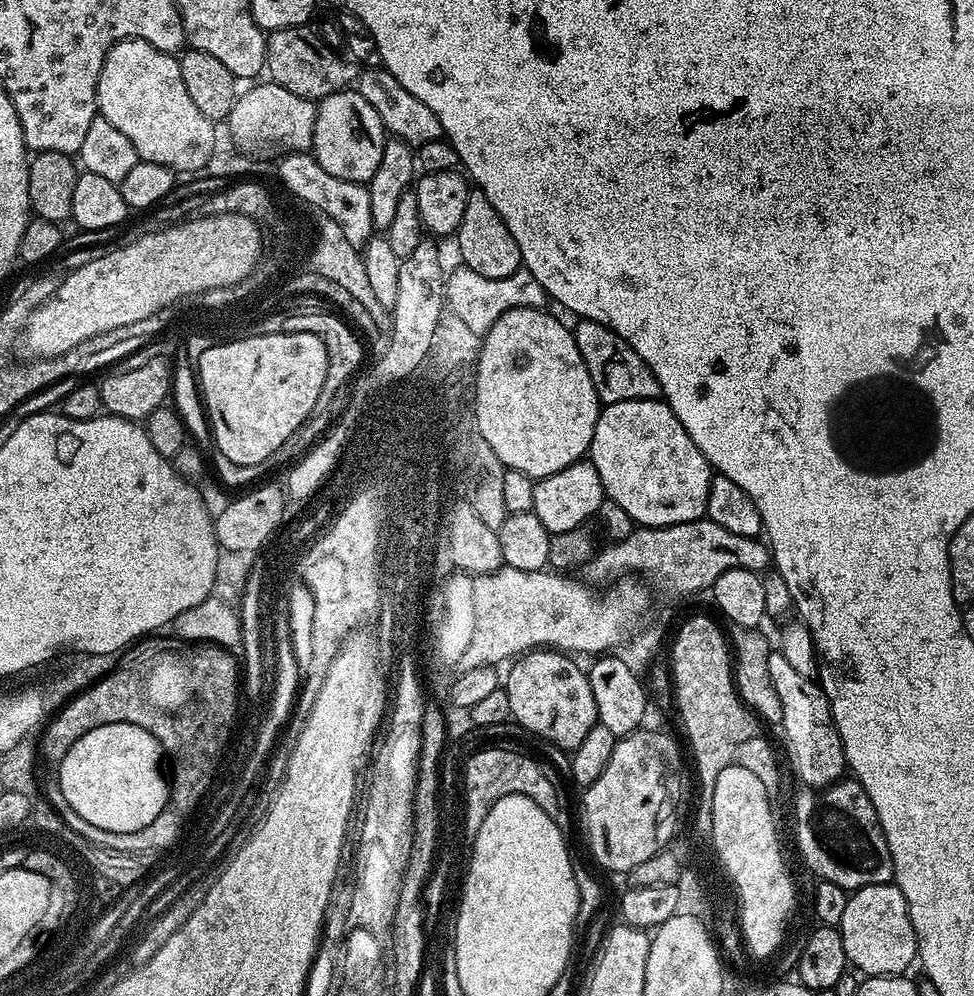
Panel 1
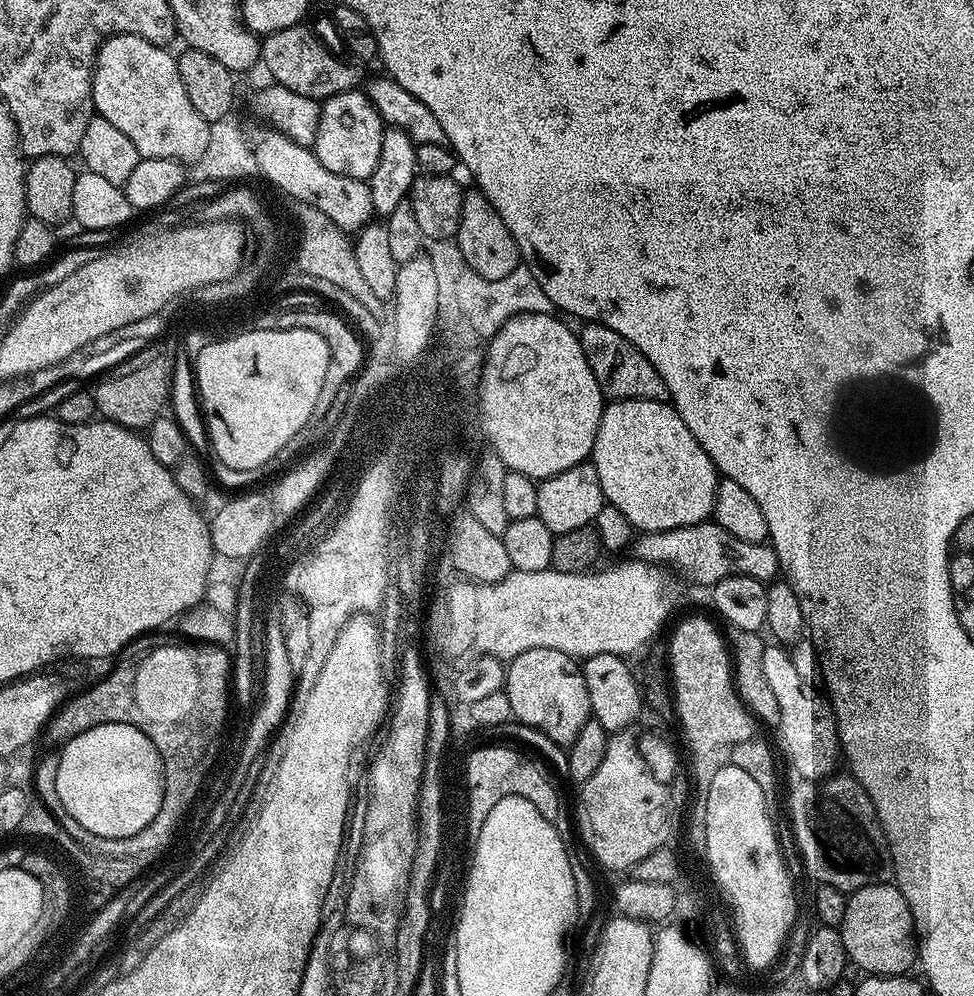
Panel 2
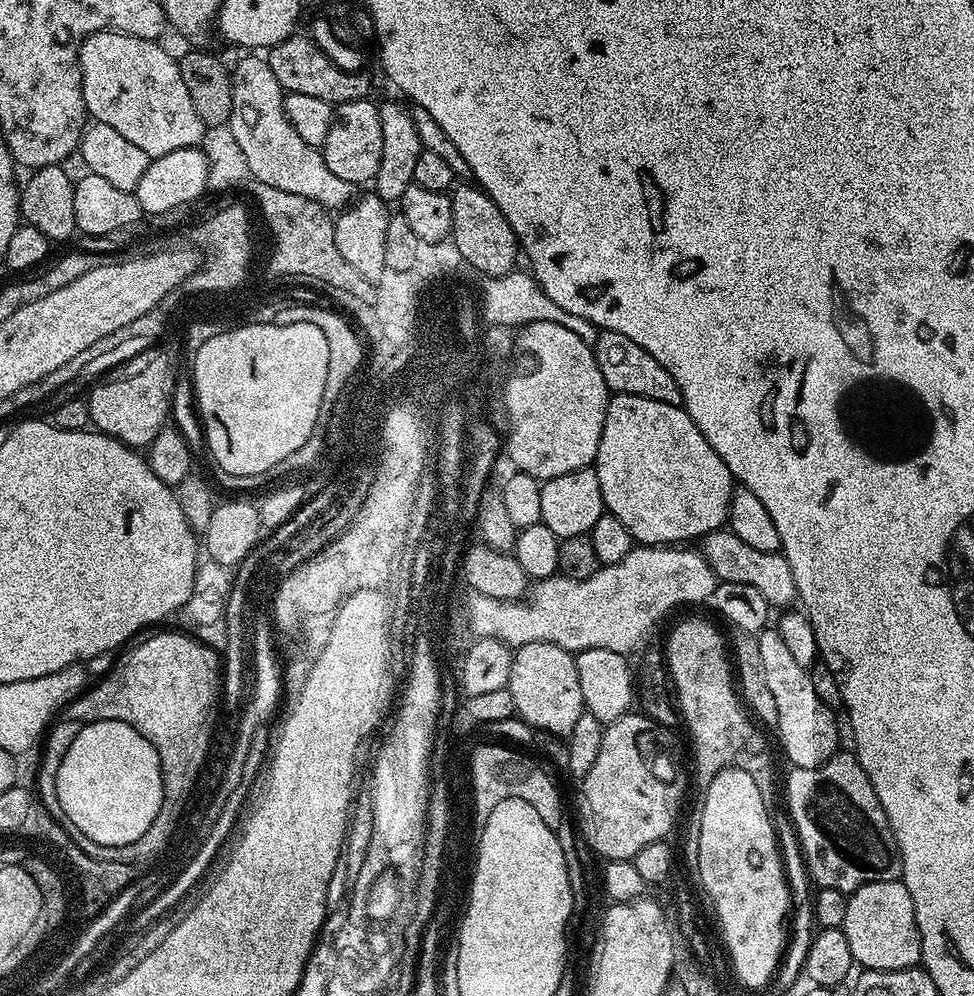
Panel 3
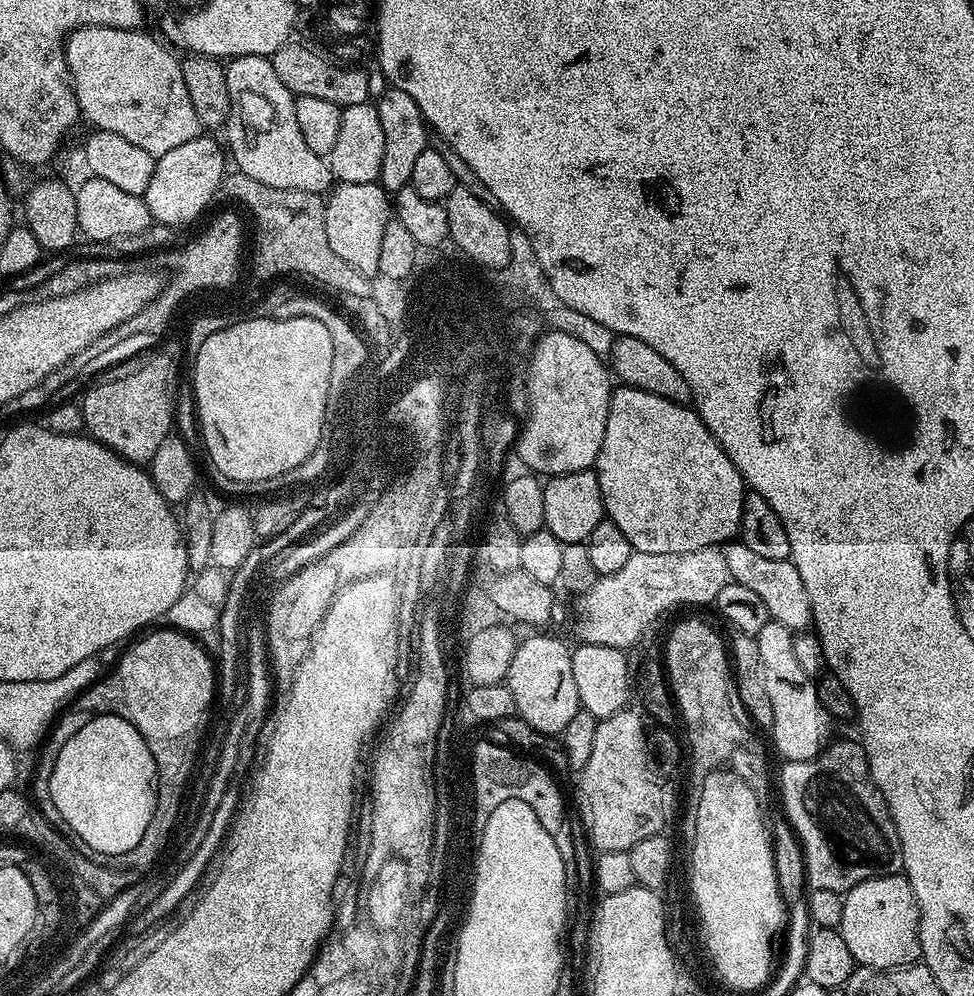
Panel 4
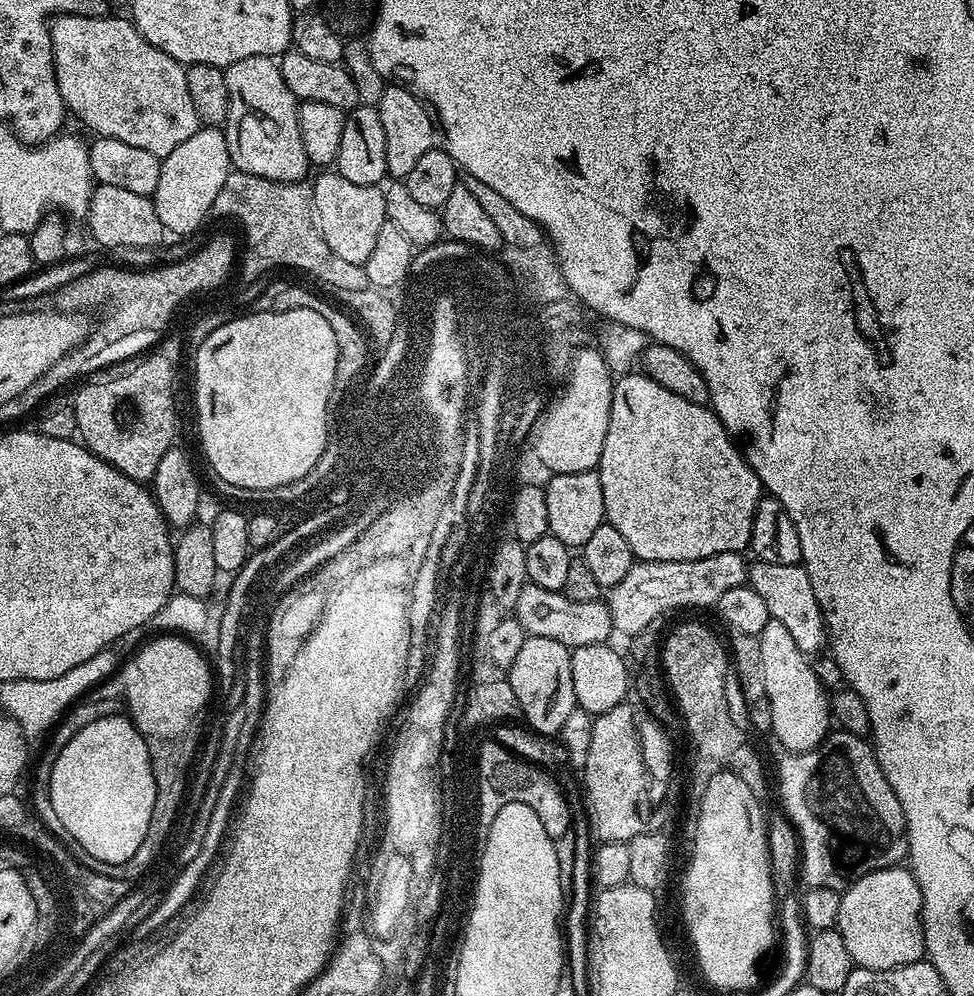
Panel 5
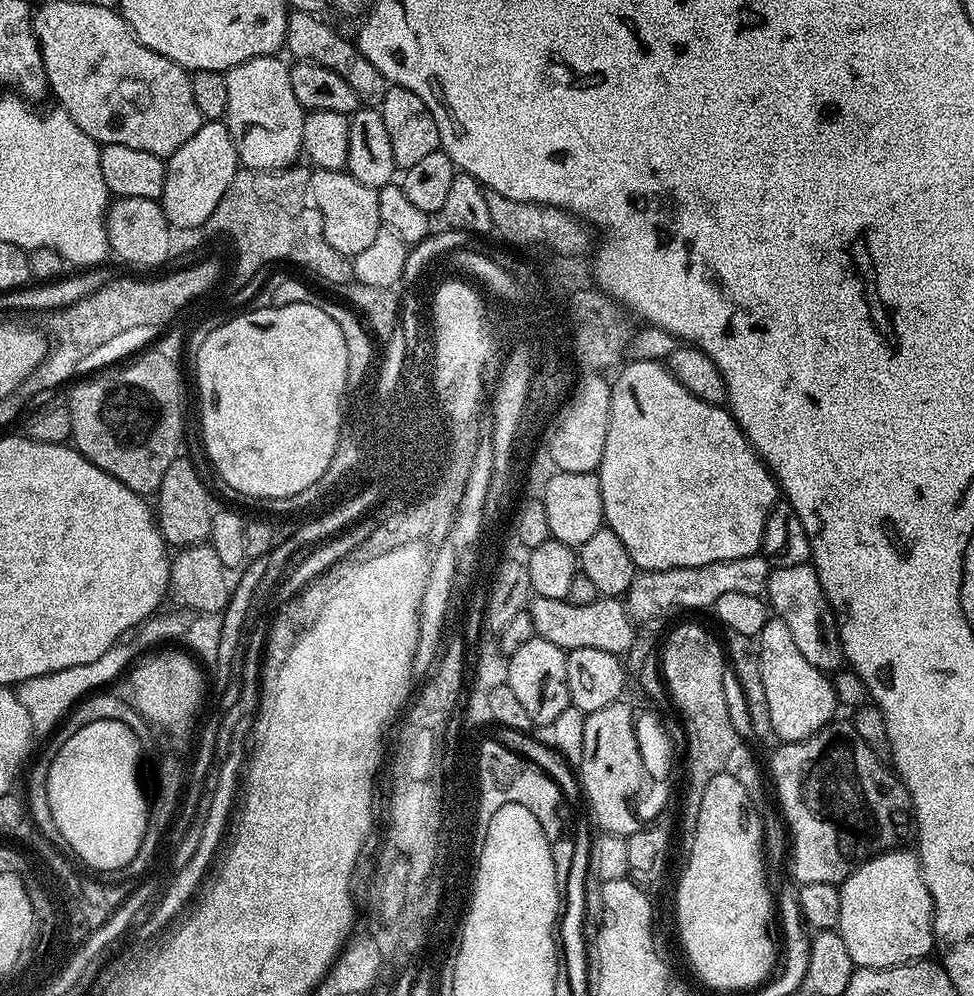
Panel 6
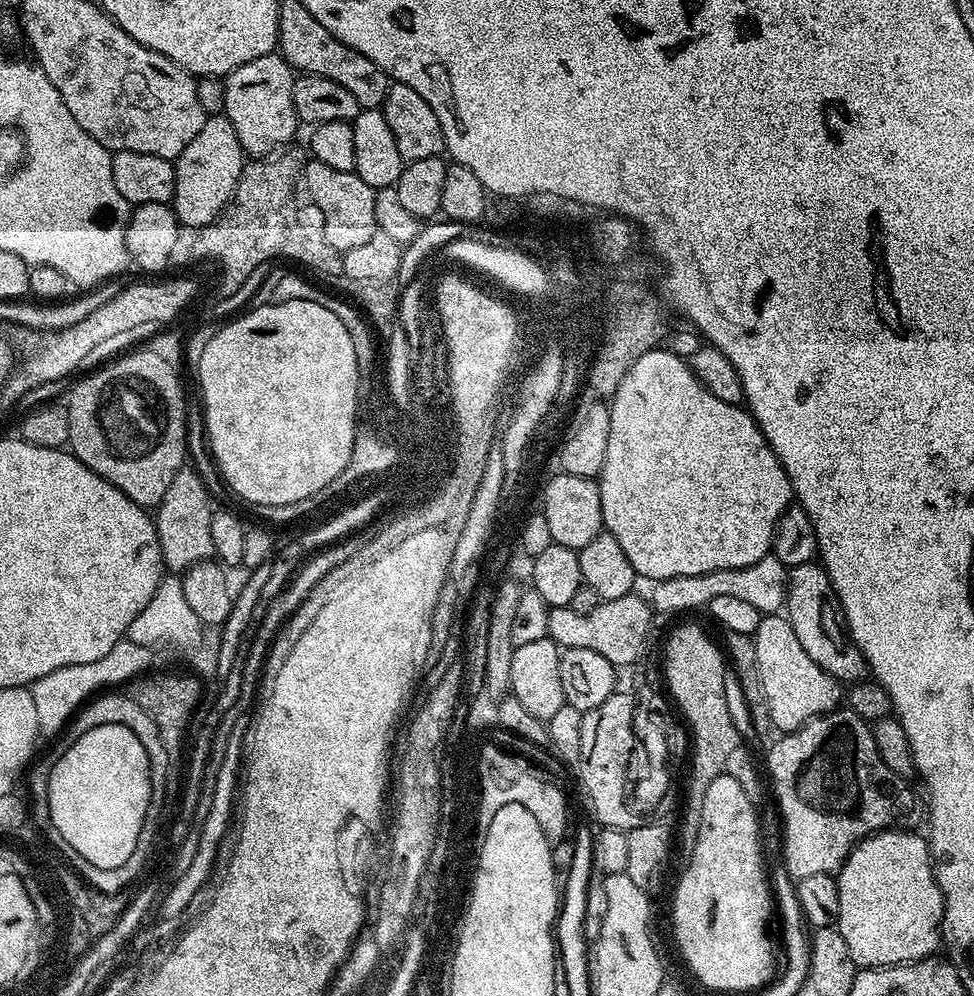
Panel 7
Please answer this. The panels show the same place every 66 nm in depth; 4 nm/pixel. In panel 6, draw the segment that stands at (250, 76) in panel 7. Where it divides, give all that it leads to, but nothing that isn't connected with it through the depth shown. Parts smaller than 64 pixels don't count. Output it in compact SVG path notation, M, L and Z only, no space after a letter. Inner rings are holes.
M279 55L250 58L226 73L226 123L237 161L263 172L293 167L302 156L300 135L306 110L294 98L289 65L280 59Z

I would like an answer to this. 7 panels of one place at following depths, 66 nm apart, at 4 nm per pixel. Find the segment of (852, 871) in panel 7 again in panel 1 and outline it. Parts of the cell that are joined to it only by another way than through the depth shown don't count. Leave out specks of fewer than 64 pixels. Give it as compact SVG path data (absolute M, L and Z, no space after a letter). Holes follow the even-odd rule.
M895 883L875 884L865 888L857 888L851 893L846 902L846 911L842 914L842 922L839 924L842 946L846 950L846 958L849 965L857 973L865 977L870 976L898 976L907 973L907 968L914 964L918 956L918 945L914 926L910 922L908 913L908 903L902 894L902 890L897 888Z

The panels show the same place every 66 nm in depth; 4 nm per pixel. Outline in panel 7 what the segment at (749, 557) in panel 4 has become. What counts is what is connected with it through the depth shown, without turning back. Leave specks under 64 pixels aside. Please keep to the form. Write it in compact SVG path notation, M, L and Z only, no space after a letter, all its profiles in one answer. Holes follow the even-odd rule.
M819 563L803 564L789 571L786 615L794 634L798 634L798 642L802 642L802 650L806 650L806 654L826 670L826 674L848 686L869 675L864 655L848 634L840 599L832 589L826 570Z

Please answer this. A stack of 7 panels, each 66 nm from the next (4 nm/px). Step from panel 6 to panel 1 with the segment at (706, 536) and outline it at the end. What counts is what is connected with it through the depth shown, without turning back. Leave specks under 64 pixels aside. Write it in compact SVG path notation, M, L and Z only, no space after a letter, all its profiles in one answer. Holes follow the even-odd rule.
M663 399L627 400L603 405L594 426L590 459L598 470L598 478L602 478L605 497L618 502L618 506L630 514L633 525L661 528L685 524L701 519L708 511L708 495L714 469L702 450L694 446L690 434L686 434L682 422L678 422L674 410Z

